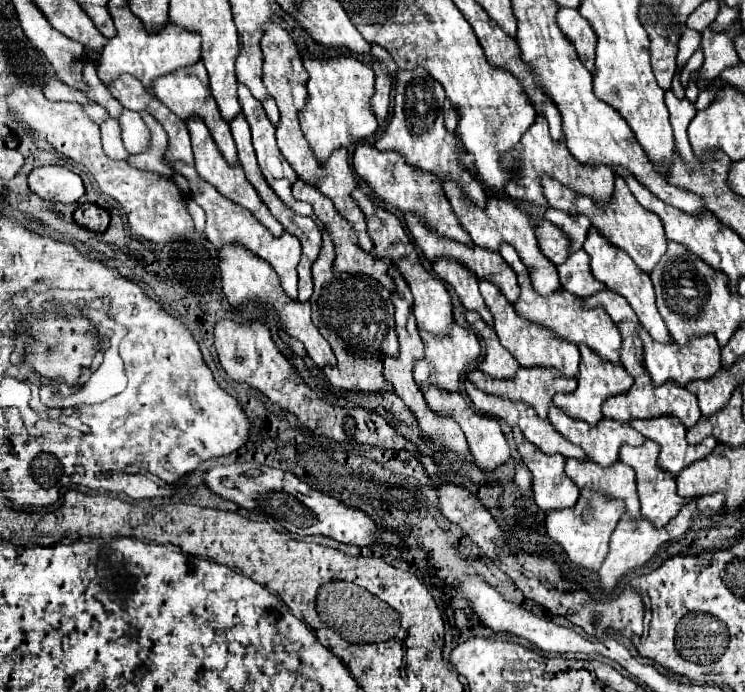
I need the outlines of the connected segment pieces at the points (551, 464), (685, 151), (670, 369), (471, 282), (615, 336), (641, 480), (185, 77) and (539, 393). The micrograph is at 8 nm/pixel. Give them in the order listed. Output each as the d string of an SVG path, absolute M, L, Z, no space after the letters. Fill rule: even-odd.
M513 426L513 436L521 458L533 476L537 506L545 512L575 506L579 498L579 488L575 486L575 482L571 482L571 478L567 478L563 470L565 458L559 454L543 454L537 446L523 438L519 426Z
M671 90L665 92L665 104L671 114L671 124L673 124L673 132L675 132L675 144L679 146L679 154L683 158L689 158L689 156L693 156L693 150L687 140L687 126L693 120L697 110L691 102L687 102L687 98L685 100L675 98L675 94Z
M639 326L639 334L641 334L641 342L643 342L643 358L645 358L645 366L653 378L653 384L659 386L667 380L675 380L679 386L685 386L691 380L707 380L711 378L717 370L721 370L721 348L715 342L715 338L711 338L711 334L707 334L707 338L691 338L691 342L687 342L687 346L675 346L675 342L663 344L663 342L655 342L647 330L643 330L643 326Z
M437 258L433 262L433 270L441 280L445 280L455 288L457 296L461 298L467 310L477 310L483 316L483 320L489 326L493 326L493 316L487 310L483 296L479 294L479 286L477 286L479 280L475 278L475 274L467 270L467 266L459 266L459 262L451 262L451 258Z
M503 244L499 248L499 254L517 272L517 282L519 282L521 292L519 292L519 298L515 302L515 310L519 310L519 314L523 314L527 320L533 320L537 324L551 328L555 332L555 336L559 336L563 340L569 340L575 344L587 344L603 360L609 360L615 364L619 362L621 334L619 334L617 326L611 322L609 314L601 306L587 308L587 306L583 306L583 298L579 298L567 290L559 290L559 294L549 294L547 298L543 298L541 294L535 294L535 288L531 286L531 276L527 274L527 266L523 266L523 260L519 258L519 254L515 254L515 248Z
M645 440L641 446L621 446L619 448L619 460L629 464L637 474L641 514L655 526L665 526L687 504L687 498L679 498L675 478L671 478L671 474L663 474L663 470L659 470L657 458L659 458L659 444L655 444L651 440Z
M203 62L195 64L195 66L189 66L189 68L179 68L167 76L159 76L155 82L153 82L153 94L155 98L159 98L173 114L177 114L181 120L187 120L189 116L199 116L211 136L215 138L215 144L219 146L221 154L227 158L229 164L235 164L237 162L237 150L235 150L235 140L231 138L231 130L229 130L229 124L223 122L223 118L219 118L219 108L215 106L215 98L211 98L211 90L209 90L209 82L207 82L207 70L203 66Z
M533 366L533 368L519 368L515 378L503 378L503 380L497 380L497 378L487 378L487 374L483 374L481 370L471 370L467 372L467 378L483 392L487 394L497 394L501 398L509 398L513 402L527 402L531 404L537 414L541 418L547 418L547 408L553 400L553 396L557 392L573 392L577 388L577 382L575 378L563 378L561 374L555 374L555 370L539 370L539 366Z

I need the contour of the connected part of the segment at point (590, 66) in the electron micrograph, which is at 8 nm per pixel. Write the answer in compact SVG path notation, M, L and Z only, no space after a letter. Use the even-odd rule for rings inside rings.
M561 8L559 16L557 16L557 22L559 22L559 28L567 34L567 38L577 48L577 54L579 54L581 62L585 64L585 68L591 74L595 74L595 44L597 44L597 36L595 36L593 28L579 14L579 10L573 10L573 8Z

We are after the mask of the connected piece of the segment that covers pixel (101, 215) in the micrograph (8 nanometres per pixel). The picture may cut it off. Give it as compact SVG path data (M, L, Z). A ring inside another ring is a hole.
M89 202L79 204L73 218L79 226L93 230L93 232L105 232L107 226L109 226L109 220L111 220L111 216L105 208L97 206L97 204L89 204Z

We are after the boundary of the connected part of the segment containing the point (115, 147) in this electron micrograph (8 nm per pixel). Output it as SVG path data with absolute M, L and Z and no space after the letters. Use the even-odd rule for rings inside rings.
M107 118L105 122L100 125L101 141L103 150L109 158L113 160L127 160L131 154L125 150L123 140L121 140L121 130L115 118Z

